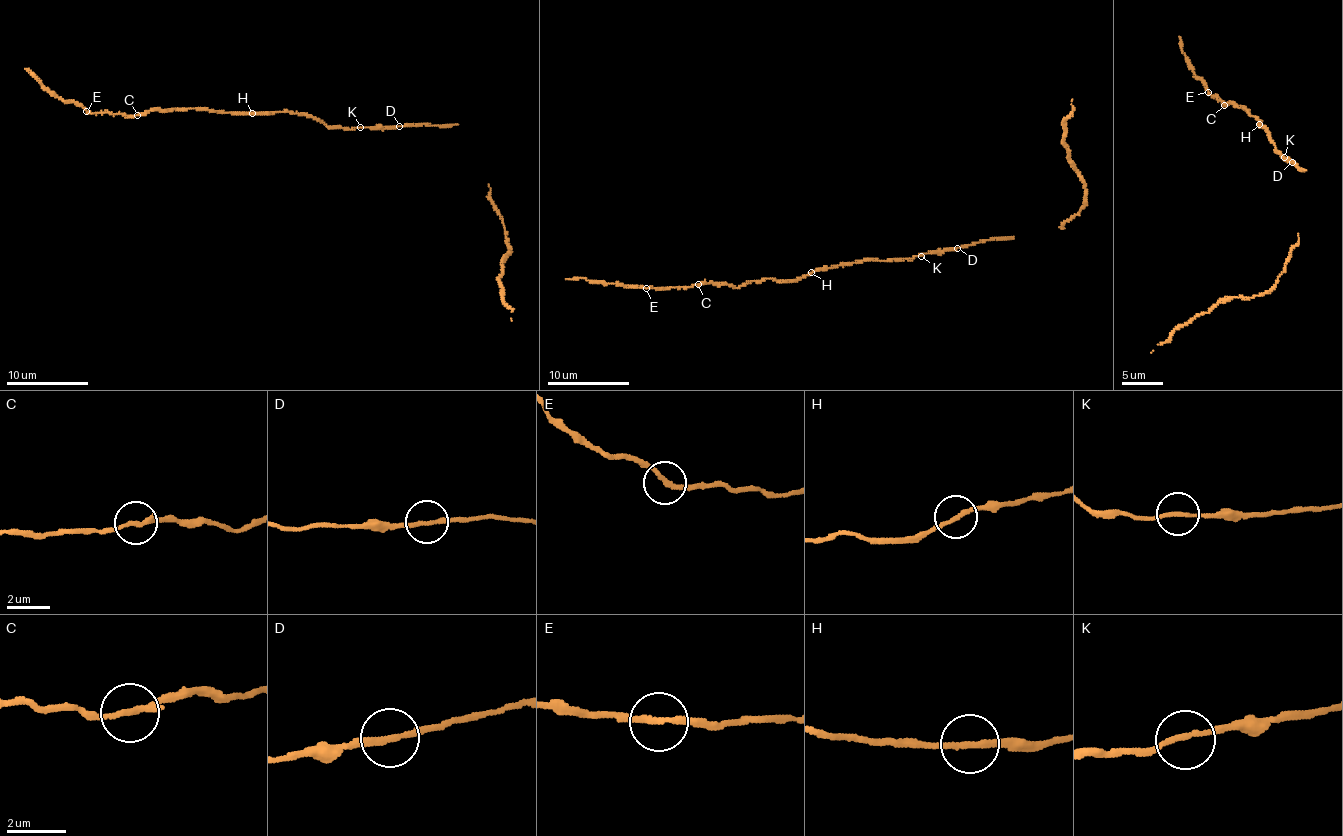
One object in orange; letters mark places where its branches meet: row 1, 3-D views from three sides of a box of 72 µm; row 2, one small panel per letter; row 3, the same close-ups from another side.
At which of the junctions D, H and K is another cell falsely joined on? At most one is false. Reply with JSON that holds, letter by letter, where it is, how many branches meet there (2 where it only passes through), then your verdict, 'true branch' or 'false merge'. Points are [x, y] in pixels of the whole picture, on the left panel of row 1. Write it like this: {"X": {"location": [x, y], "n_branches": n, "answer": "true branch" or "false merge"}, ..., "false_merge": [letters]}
{"D": {"location": [399, 126], "n_branches": 2, "answer": "true branch"}, "H": {"location": [252, 113], "n_branches": 2, "answer": "true branch"}, "K": {"location": [360, 127], "n_branches": 2, "answer": "true branch"}, "false_merge": []}

